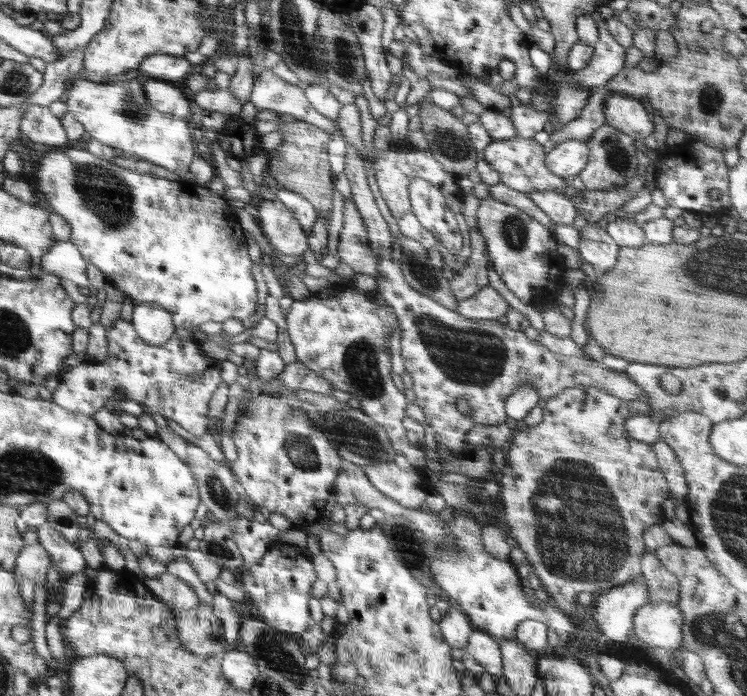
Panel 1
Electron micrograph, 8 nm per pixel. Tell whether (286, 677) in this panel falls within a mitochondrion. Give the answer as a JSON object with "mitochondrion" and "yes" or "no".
{"mitochondrion":"yes"}

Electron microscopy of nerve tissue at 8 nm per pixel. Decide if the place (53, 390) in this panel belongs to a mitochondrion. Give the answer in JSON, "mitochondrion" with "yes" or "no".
{"mitochondrion":"no"}

